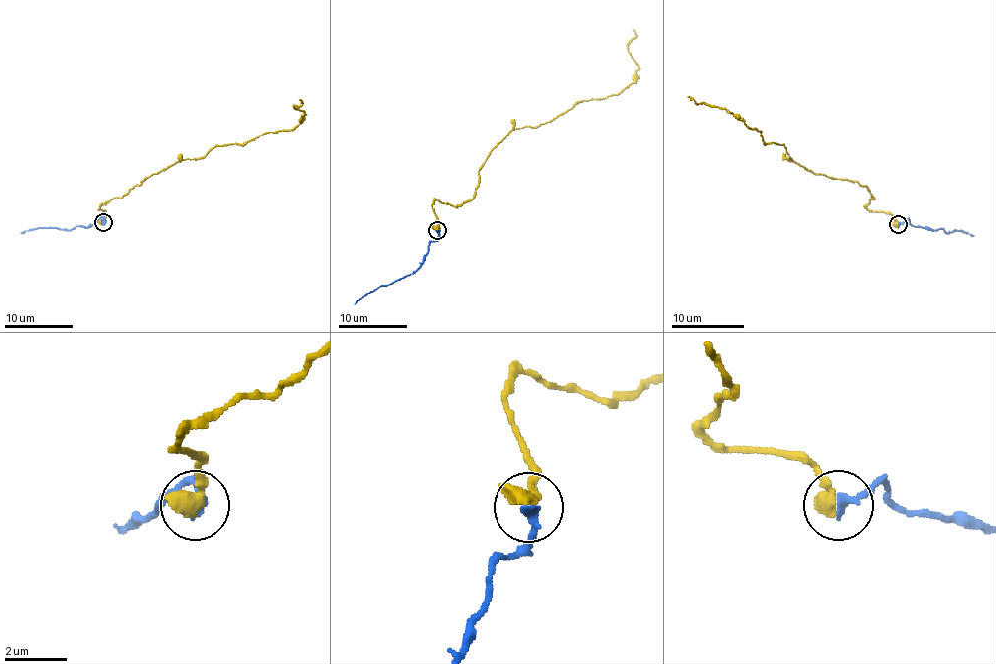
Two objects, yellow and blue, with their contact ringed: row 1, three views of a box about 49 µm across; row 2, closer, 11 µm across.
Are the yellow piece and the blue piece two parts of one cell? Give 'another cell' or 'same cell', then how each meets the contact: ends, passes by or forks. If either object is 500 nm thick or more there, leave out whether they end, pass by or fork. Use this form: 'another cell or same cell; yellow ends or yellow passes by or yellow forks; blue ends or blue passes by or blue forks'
same cell

